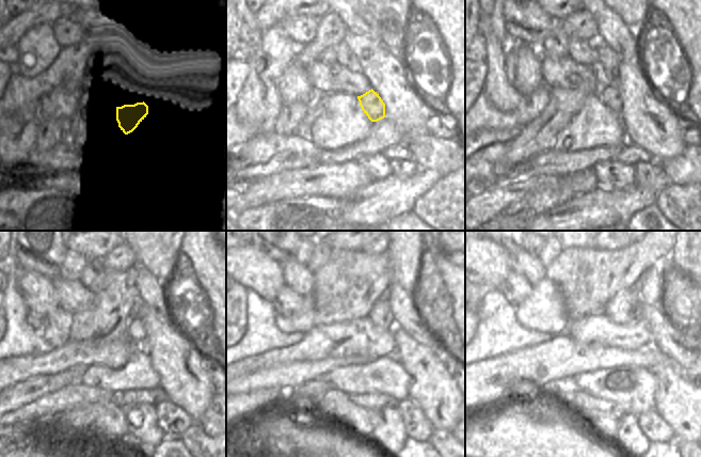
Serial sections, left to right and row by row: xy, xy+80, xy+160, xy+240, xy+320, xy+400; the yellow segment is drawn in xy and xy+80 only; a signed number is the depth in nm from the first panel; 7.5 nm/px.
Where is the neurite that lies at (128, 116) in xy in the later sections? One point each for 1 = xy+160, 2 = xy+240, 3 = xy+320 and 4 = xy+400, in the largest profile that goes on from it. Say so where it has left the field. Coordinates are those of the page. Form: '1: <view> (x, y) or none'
1: xy+160 (609, 96)
2: xy+240 (136, 331)
3: xy+320 (381, 315)
4: xy+400 (625, 306)

